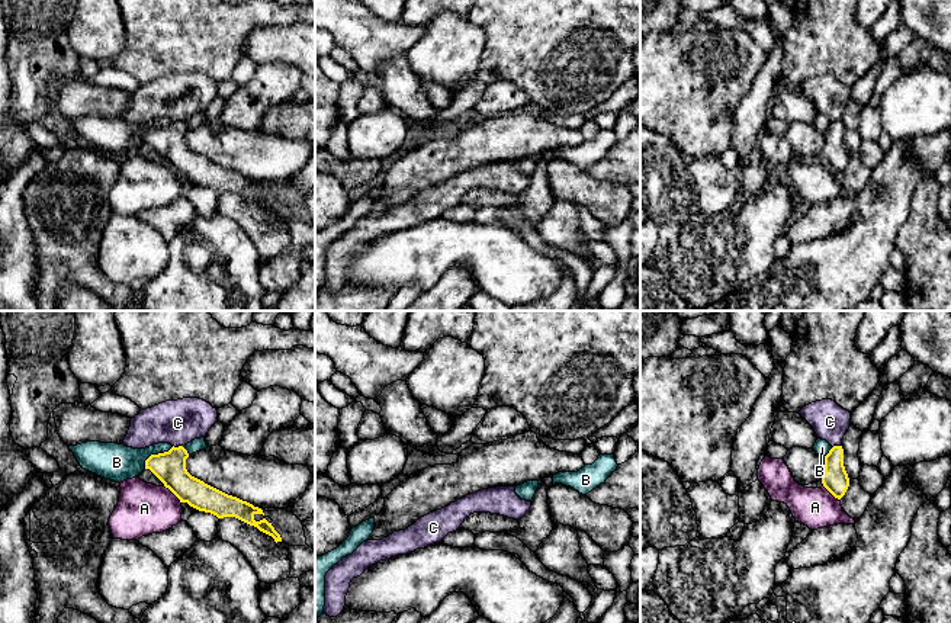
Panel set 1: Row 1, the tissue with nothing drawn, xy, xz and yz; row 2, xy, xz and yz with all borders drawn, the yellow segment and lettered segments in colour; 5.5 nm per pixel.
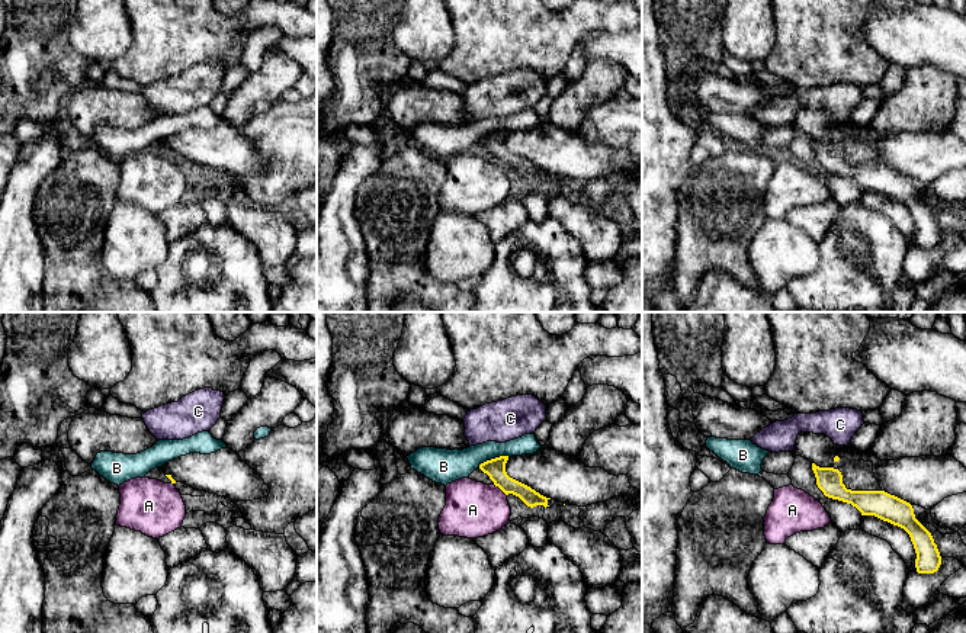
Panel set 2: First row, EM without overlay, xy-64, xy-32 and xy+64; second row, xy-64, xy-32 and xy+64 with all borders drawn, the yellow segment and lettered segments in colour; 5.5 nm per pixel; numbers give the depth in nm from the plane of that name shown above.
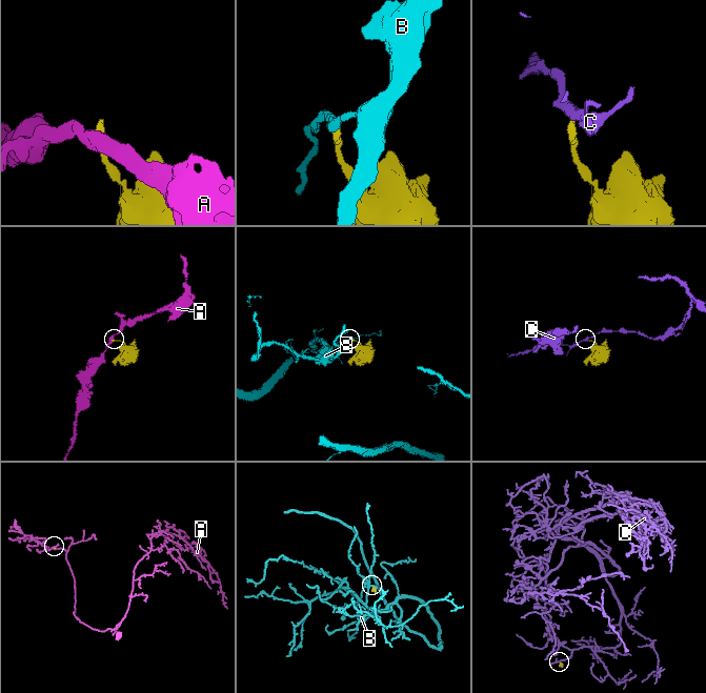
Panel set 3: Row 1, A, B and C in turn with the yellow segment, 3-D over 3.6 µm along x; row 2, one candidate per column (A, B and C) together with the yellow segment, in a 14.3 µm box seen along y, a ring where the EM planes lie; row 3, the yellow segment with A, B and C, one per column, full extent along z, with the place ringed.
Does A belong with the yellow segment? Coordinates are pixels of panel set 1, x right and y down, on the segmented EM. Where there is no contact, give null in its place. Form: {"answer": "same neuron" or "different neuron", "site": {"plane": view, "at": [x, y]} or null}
{"answer": "different neuron", "site": {"plane": "xy", "at": [173, 493]}}

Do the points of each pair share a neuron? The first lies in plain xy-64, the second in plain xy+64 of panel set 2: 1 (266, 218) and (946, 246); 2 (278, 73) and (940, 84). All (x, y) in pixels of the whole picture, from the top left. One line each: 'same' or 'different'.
1: different
2: same

